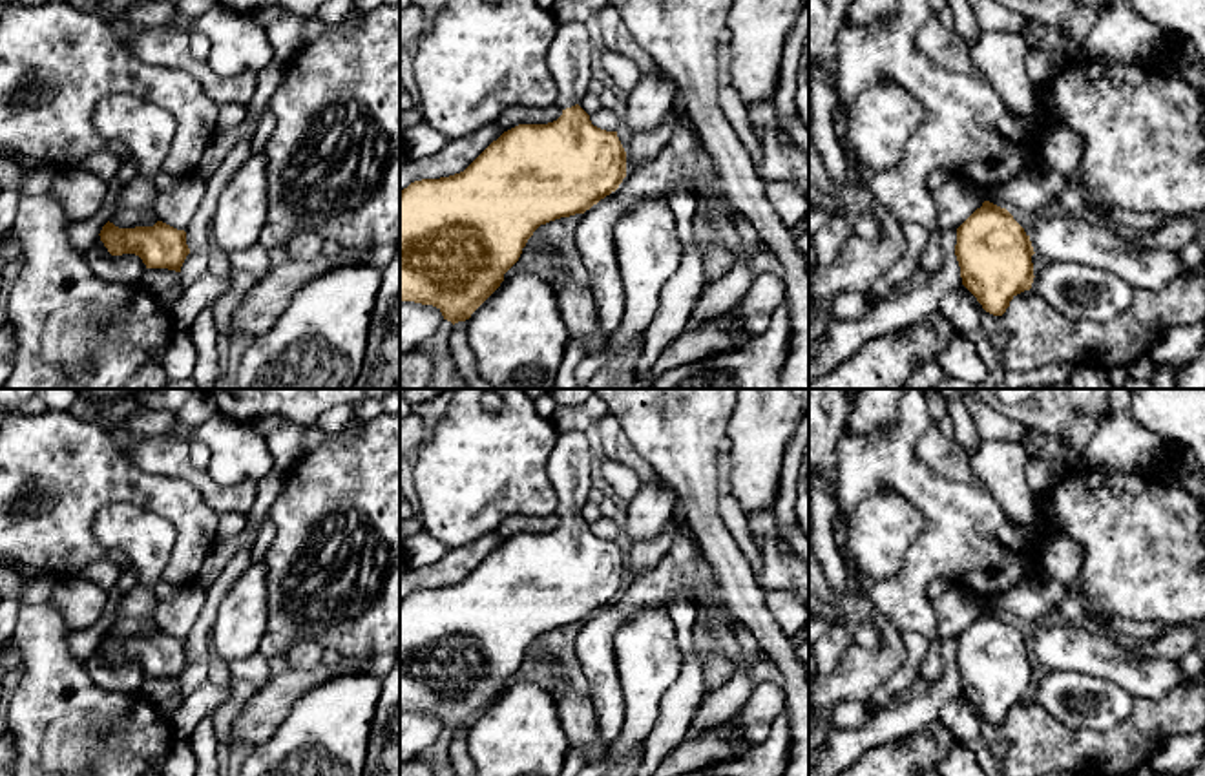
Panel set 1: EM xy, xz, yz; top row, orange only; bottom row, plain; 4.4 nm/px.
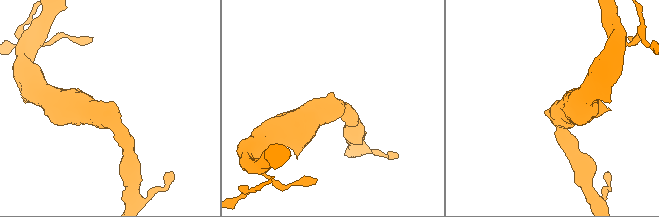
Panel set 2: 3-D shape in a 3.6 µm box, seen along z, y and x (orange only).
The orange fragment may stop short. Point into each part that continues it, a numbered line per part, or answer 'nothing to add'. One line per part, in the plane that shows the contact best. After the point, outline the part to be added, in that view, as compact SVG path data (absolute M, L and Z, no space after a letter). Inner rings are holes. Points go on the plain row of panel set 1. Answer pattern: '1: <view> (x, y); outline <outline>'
1: xz (570, 462); outline M562 431L548 460L548 477L557 491L561 519L582 509L592 488L592 446L584 431Z

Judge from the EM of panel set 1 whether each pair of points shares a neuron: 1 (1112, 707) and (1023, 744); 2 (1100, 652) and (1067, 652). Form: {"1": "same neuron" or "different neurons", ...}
{"1": "different neurons", "2": "same neuron"}

